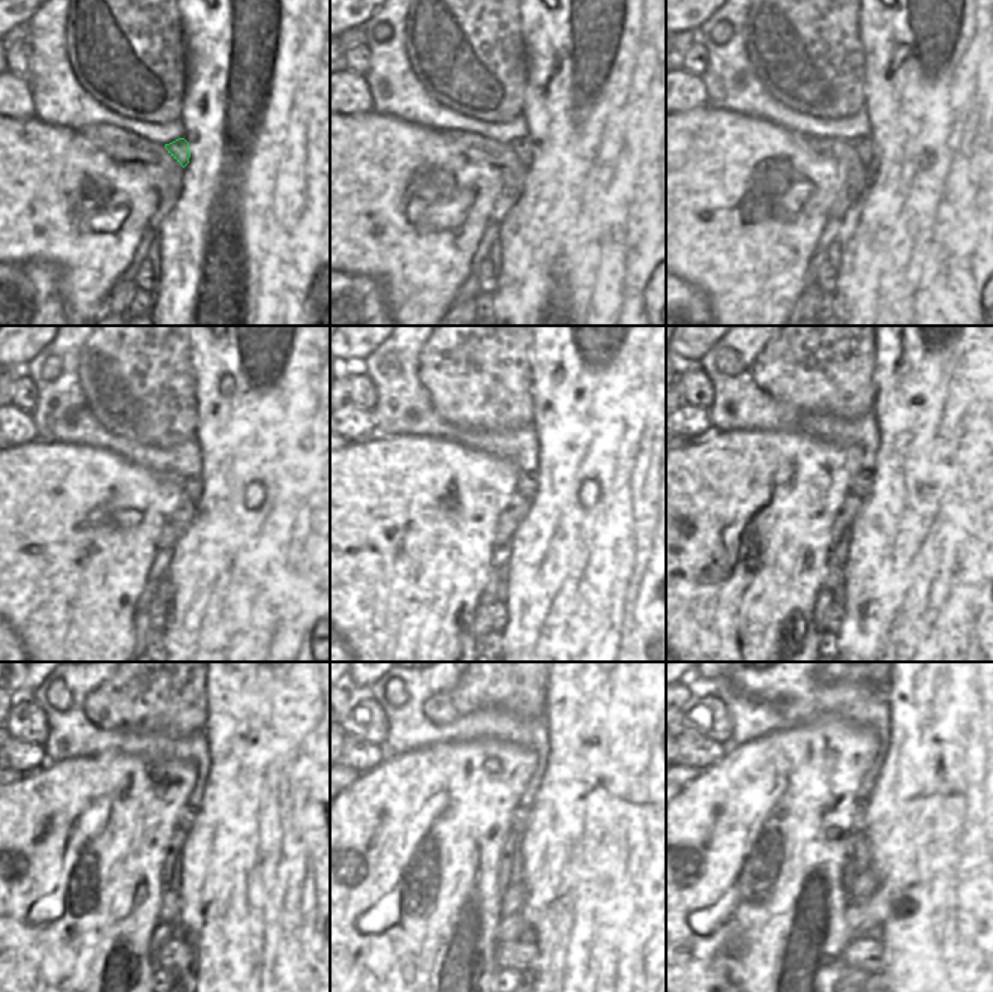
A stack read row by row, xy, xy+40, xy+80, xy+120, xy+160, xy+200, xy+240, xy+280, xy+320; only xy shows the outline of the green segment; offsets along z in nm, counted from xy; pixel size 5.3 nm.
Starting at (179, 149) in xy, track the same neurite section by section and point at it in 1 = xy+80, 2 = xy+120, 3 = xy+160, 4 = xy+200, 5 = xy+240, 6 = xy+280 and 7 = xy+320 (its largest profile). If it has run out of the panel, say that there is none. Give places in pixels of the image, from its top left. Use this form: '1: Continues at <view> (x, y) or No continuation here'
1: Continues at xy+80 (863, 147)
2: Continues at xy+120 (192, 483)
3: Continues at xy+160 (527, 483)
4: Continues at xy+200 (863, 482)
5: Continues at xy+240 (188, 814)
6: Continues at xy+280 (521, 815)
7: Continues at xy+320 (858, 809)

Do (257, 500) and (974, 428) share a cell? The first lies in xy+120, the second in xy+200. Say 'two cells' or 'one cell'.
one cell

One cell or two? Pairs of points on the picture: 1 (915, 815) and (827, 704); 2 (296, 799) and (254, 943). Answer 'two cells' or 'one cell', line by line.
1: two cells
2: one cell

